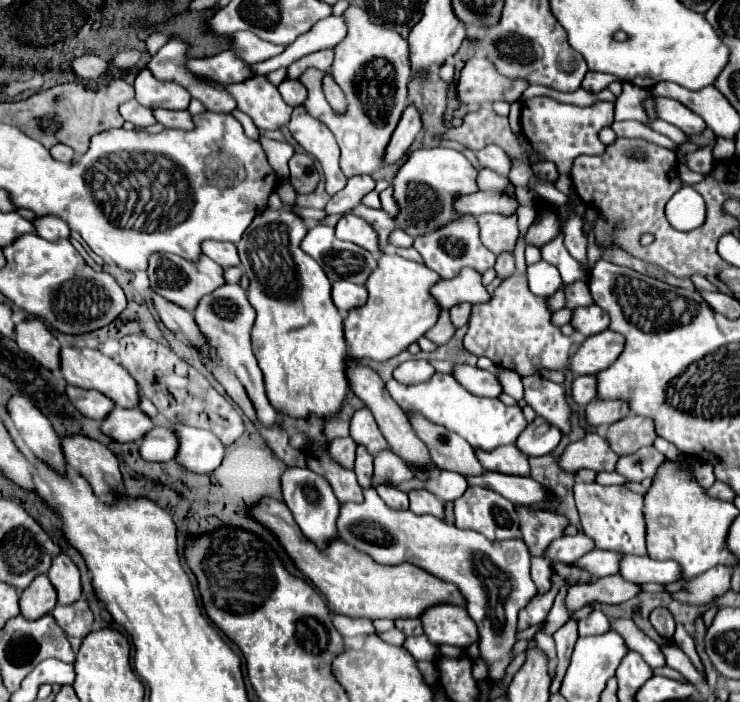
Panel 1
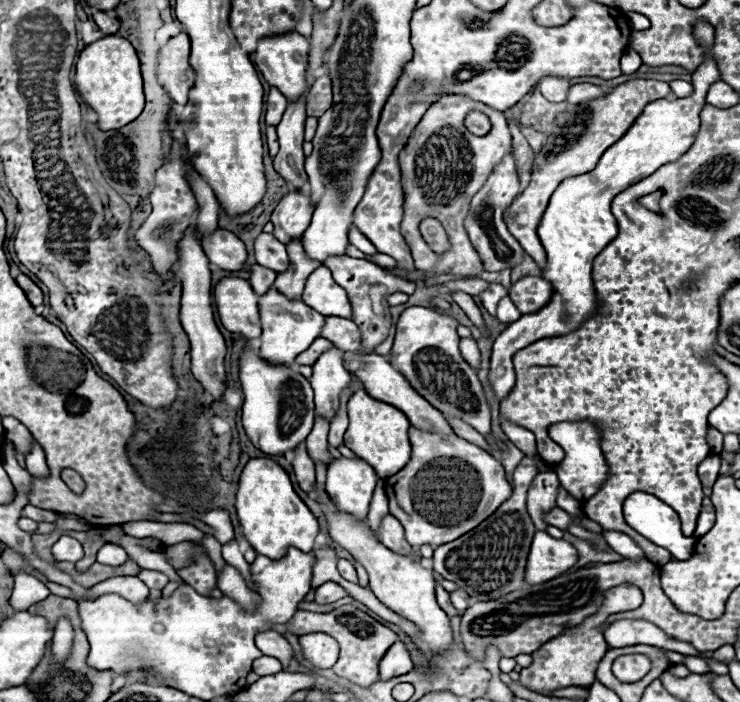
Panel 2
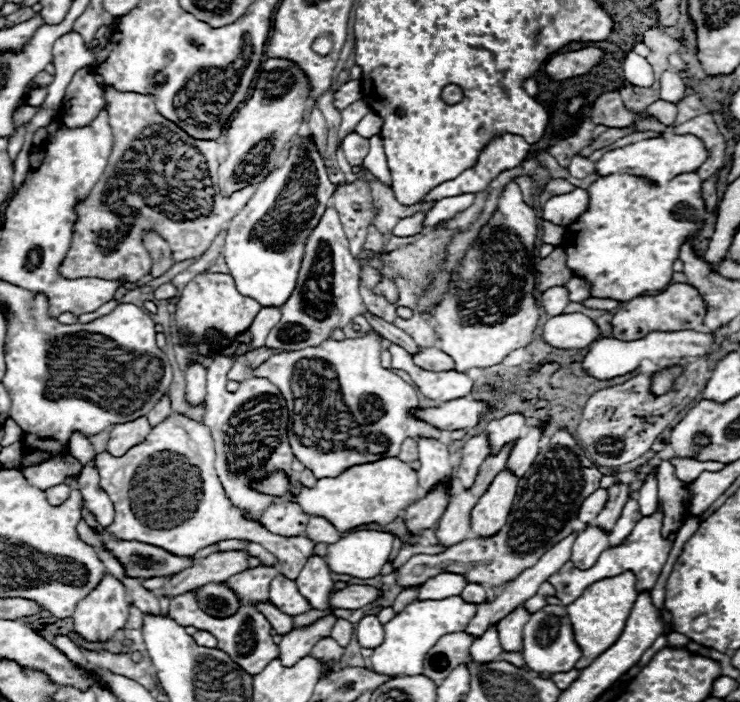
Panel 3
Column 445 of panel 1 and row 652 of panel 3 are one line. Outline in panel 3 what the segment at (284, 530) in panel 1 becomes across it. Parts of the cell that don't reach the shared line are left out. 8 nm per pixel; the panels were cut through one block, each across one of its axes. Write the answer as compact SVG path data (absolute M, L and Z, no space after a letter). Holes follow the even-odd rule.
M624 572L612 578L594 582L590 588L586 588L586 592L582 592L578 600L566 606L570 622L574 624L574 638L582 648L582 660L578 660L578 664L574 666L576 670L586 668L594 658L598 658L602 652L606 652L606 648L610 648L610 644L618 640L638 596L634 586L636 586L636 576L632 572Z

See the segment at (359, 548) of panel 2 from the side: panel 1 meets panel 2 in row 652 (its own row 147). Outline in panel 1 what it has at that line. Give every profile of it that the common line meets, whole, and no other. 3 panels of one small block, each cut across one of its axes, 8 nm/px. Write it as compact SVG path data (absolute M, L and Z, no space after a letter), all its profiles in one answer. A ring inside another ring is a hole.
M442 146L414 150L394 178L394 200L398 204L394 222L400 230L416 238L458 220L460 214L454 210L454 200L458 196L478 192L476 178L478 170L468 162L464 154L456 150Z

